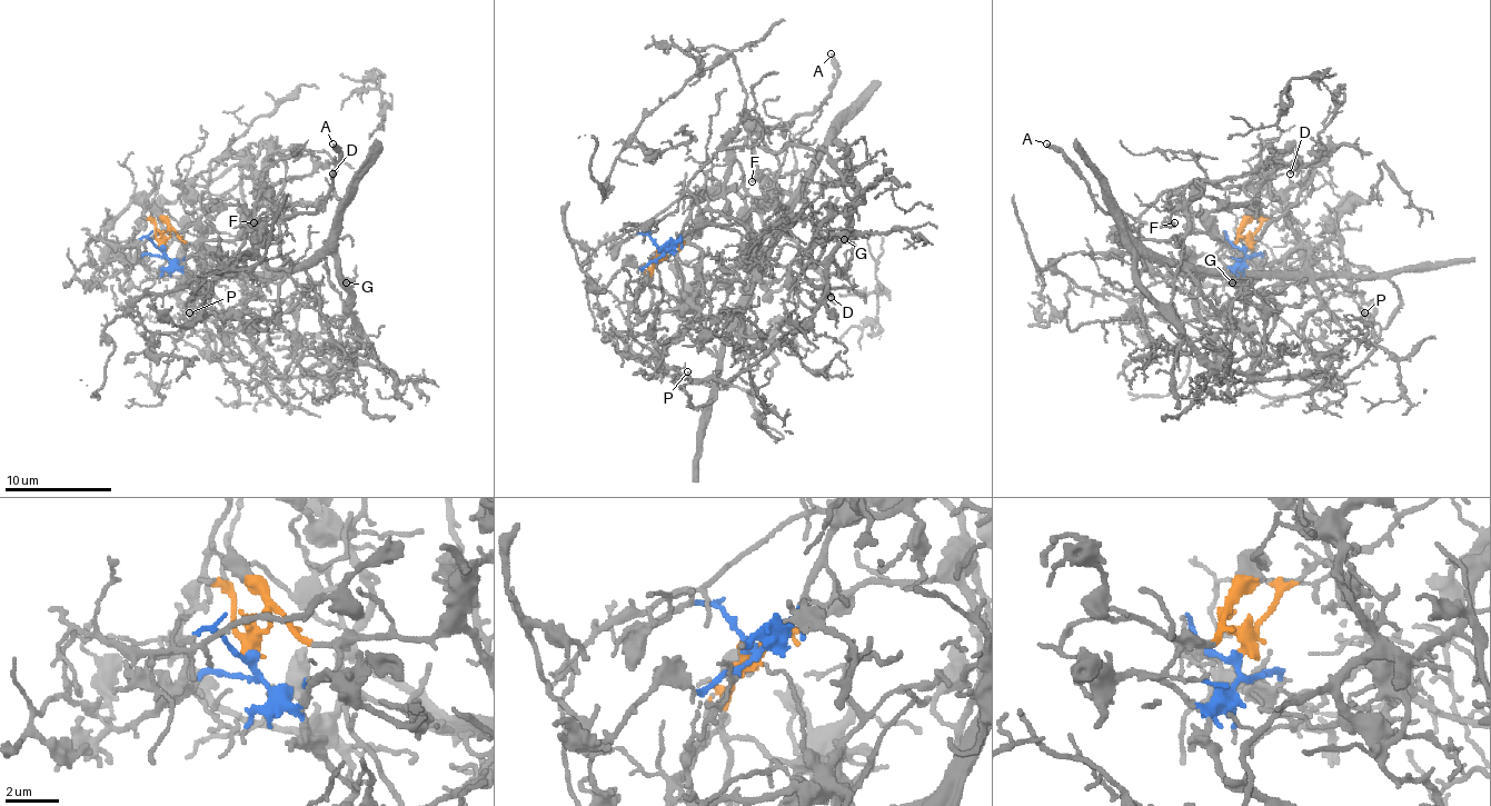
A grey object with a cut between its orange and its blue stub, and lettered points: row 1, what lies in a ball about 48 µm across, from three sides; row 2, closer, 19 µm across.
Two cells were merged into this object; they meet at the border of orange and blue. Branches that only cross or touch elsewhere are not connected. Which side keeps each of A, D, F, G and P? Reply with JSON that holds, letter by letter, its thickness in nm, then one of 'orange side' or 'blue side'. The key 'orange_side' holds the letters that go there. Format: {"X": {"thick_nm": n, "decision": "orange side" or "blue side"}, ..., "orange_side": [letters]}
{"A": {"thick_nm": 220, "decision": "blue side"}, "D": {"thick_nm": 140, "decision": "orange side"}, "F": {"thick_nm": 240, "decision": "blue side"}, "G": {"thick_nm": 190, "decision": "orange side"}, "P": {"thick_nm": 130, "decision": "orange side"}, "orange_side": ["D", "G", "P"]}

